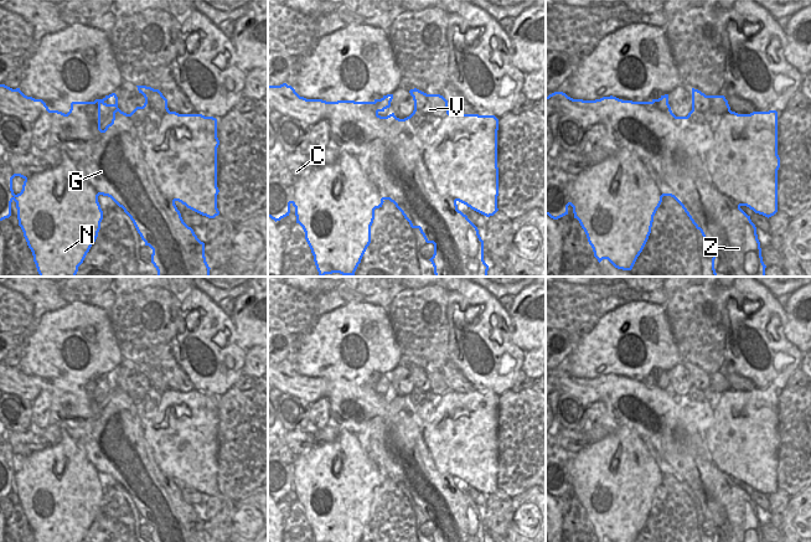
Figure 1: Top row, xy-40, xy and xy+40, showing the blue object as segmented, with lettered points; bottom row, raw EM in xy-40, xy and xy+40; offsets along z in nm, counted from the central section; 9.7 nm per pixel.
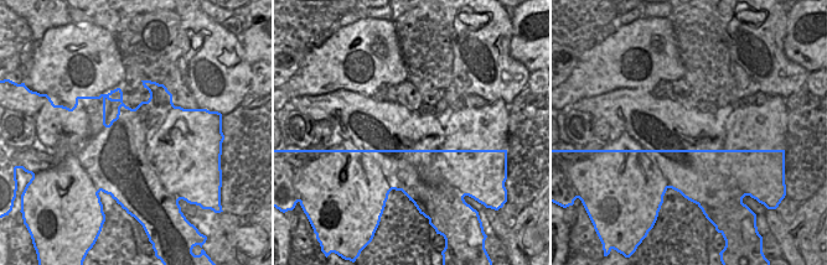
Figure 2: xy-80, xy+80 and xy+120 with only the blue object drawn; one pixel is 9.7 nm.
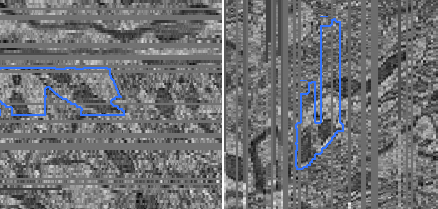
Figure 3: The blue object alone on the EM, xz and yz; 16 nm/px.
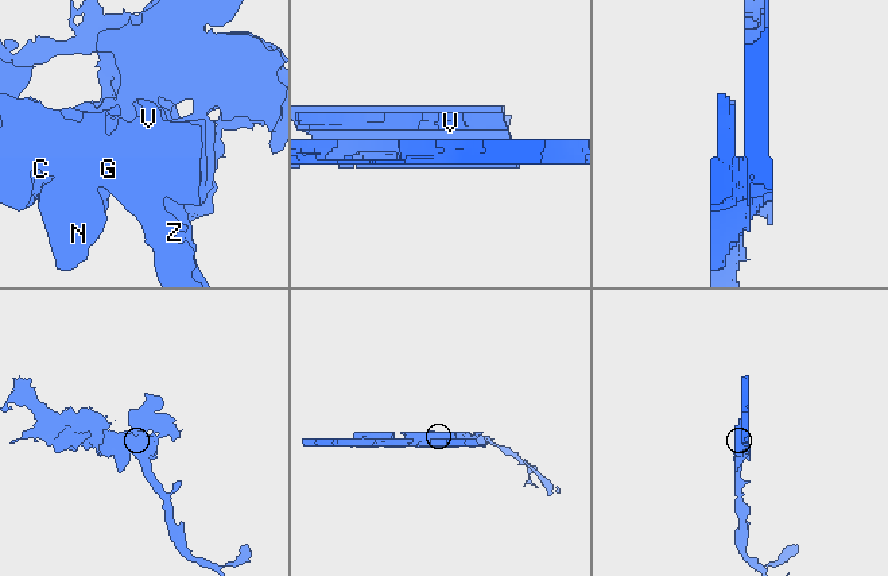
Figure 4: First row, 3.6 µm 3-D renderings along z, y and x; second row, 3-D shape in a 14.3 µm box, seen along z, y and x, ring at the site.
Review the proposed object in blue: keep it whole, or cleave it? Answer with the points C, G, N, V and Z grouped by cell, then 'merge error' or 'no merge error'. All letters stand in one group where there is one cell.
groups C G N V / Z; merge error

